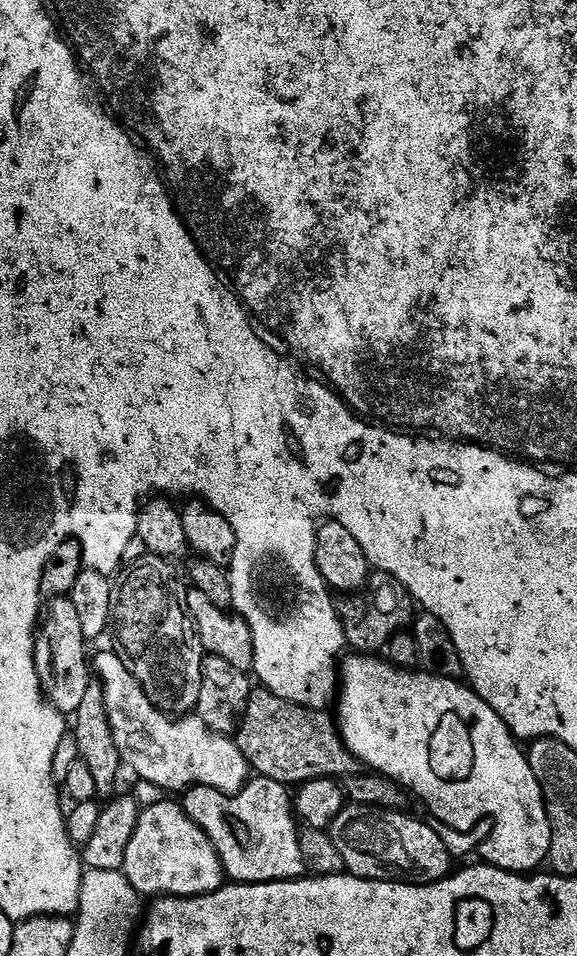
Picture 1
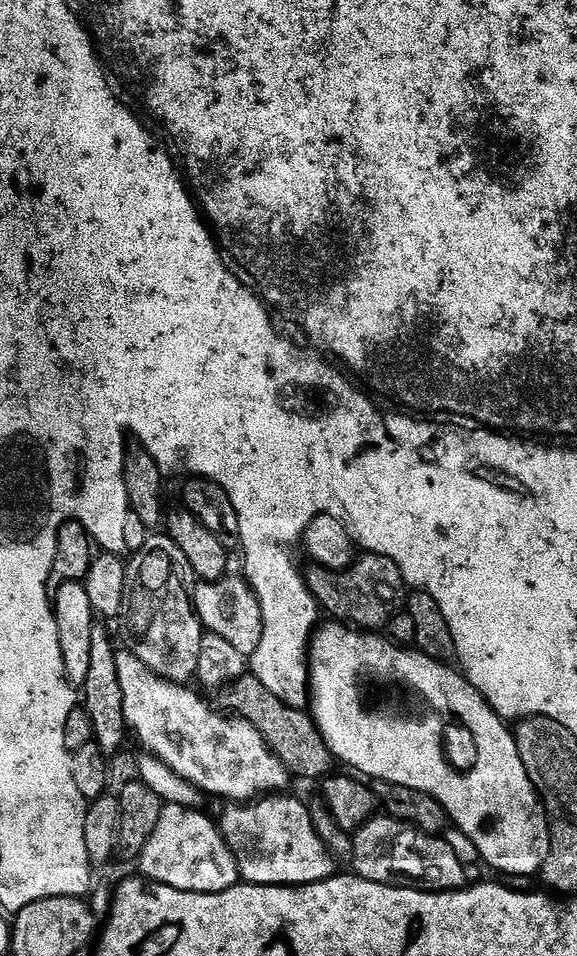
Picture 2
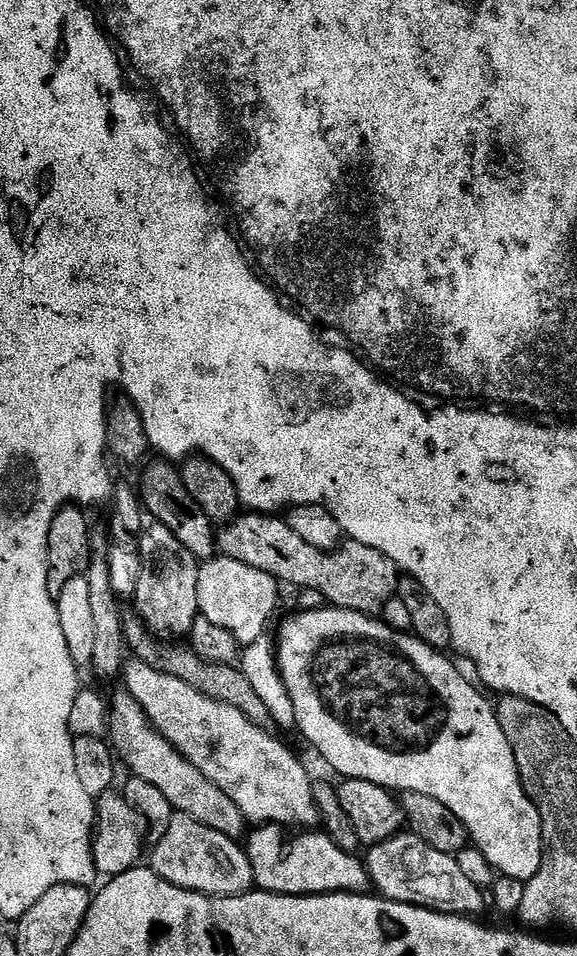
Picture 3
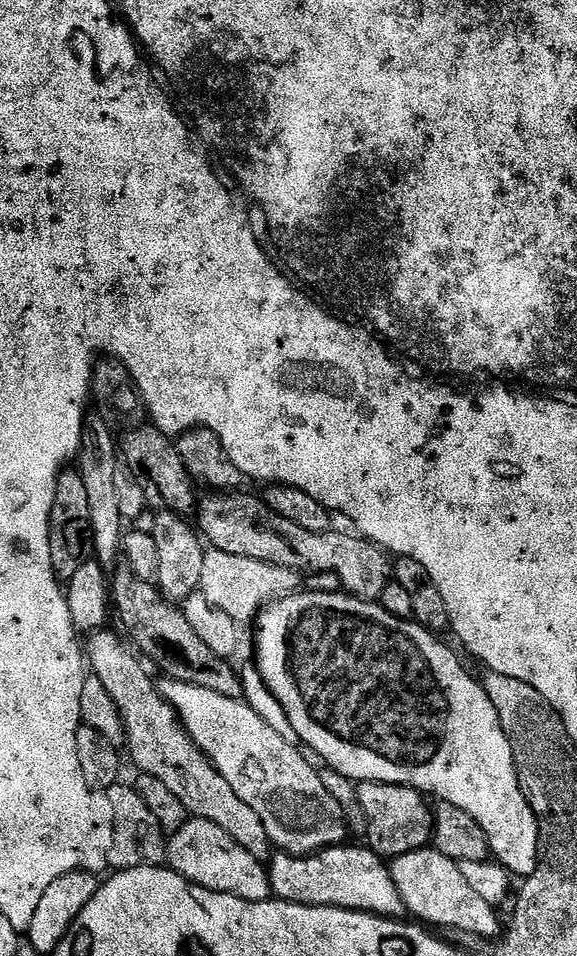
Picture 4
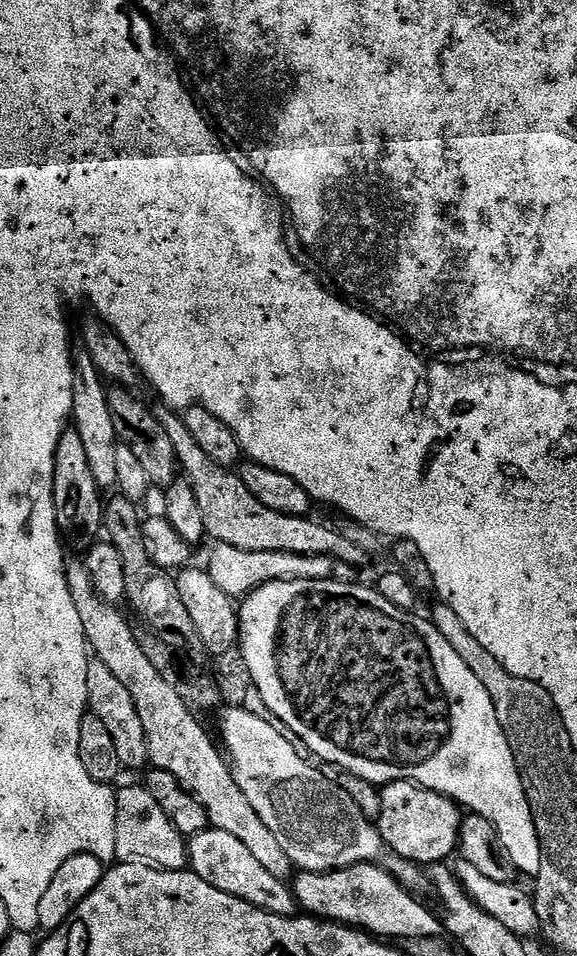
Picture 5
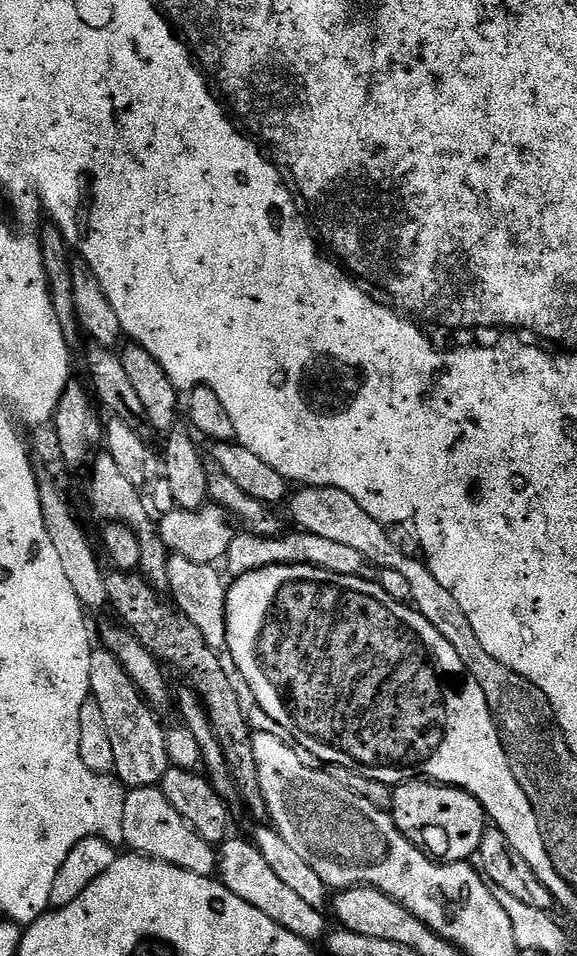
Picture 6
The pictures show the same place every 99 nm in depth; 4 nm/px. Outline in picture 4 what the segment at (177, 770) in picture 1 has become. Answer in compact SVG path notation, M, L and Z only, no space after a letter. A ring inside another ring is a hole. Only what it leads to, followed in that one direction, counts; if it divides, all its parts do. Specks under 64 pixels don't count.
M161 679L158 684L160 697L174 709L180 717L180 723L190 734L193 742L202 749L208 761L234 786L234 794L246 802L258 814L262 826L266 826L266 834L273 845L276 844L281 853L289 856L310 856L324 848L334 848L345 843L344 835L348 832L348 824L344 821L344 808L336 801L336 796L324 785L324 780L312 769L312 764L303 756L300 748L285 742L254 710L245 704L243 699L231 700L222 698L222 694L214 694L214 690L202 690L202 686L183 684L181 680Z

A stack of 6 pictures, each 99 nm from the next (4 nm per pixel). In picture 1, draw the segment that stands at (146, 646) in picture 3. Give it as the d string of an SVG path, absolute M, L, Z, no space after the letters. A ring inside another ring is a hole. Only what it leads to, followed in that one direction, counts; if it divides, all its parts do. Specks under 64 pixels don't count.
M263 686L253 687L248 699L248 709L238 725L238 743L253 773L282 782L289 786L299 786L311 780L359 776L362 772L360 759L346 746L340 736L337 721L331 711L307 708L286 702L278 694L269 692Z

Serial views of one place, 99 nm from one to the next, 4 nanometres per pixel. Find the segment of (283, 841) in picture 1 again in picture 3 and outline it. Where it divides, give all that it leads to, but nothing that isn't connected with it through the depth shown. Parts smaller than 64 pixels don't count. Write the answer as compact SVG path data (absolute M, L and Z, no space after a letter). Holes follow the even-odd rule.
M262 824L247 833L246 851L252 867L252 879L259 891L276 892L279 896L327 896L329 892L364 894L369 891L367 863L339 848L320 830L301 831L285 844L284 836L285 829L278 824Z

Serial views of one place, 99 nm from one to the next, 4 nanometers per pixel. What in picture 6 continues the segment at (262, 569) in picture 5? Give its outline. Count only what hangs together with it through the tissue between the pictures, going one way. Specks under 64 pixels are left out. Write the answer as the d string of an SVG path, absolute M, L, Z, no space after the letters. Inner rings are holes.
M247 530L237 531L230 542L230 550L226 557L227 564L233 577L245 576L247 572L253 572L259 568L269 568L275 564L309 564L310 566L318 566L322 570L330 570L334 574L346 574L347 576L361 575L365 571L363 568L366 568L366 561L362 558L362 554L358 554L358 550L354 550L351 546L342 546L342 542L332 542L330 538L318 538L318 534L299 530L292 530L289 536L287 534L255 536L253 532Z

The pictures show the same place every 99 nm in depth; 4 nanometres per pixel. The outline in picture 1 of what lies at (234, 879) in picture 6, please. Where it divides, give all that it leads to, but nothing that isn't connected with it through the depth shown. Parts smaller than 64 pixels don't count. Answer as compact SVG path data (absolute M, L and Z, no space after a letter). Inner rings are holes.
M165 798L157 805L145 807L140 813L138 826L130 846L126 848L126 858L122 869L124 876L144 898L163 898L165 896L205 896L224 887L226 877L220 855L214 850L210 838L184 812L179 803Z

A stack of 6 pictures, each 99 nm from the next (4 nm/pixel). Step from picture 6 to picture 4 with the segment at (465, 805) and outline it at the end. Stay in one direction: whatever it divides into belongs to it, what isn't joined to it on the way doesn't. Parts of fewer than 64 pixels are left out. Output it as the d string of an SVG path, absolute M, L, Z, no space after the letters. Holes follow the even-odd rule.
M364 782L359 785L356 792L356 800L360 803L360 812L364 815L364 832L368 835L367 847L378 853L379 856L391 858L410 854L419 848L429 847L432 839L432 813L433 809L428 808L429 801L414 788L407 788L405 784L374 784Z

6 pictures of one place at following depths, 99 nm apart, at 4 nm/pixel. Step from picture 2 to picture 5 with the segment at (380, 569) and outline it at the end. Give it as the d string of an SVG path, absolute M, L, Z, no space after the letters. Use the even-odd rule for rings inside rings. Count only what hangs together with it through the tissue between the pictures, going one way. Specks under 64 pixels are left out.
M167 406L157 407L155 413L162 430L166 430L170 442L174 442L176 463L183 479L188 480L194 490L194 499L198 502L198 510L202 512L205 533L209 537L213 536L216 544L238 546L238 550L331 556L341 565L363 562L365 549L350 542L342 532L335 532L308 516L287 516L278 514L278 510L270 510L270 506L262 506L262 502L258 502L258 498L254 498L254 494L246 490L242 478L235 471L222 468L207 457L198 442L194 442L190 430L186 430L183 415Z

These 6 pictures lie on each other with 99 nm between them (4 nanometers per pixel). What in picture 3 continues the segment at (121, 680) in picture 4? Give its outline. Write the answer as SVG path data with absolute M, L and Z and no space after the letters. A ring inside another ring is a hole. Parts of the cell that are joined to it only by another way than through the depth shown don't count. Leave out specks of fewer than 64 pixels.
M121 690L110 696L108 727L110 743L123 767L125 764L132 776L150 782L150 786L158 786L158 790L166 794L166 799L172 803L173 809L179 815L194 818L202 822L202 826L210 826L210 830L218 830L218 834L226 834L235 841L239 841L245 835L246 821L242 810L234 806L234 798L230 798L230 794L224 793L223 790L218 790L218 786L210 782L210 778L206 778L206 774L202 774L198 766L190 763L184 753L179 752L152 725L134 694Z

